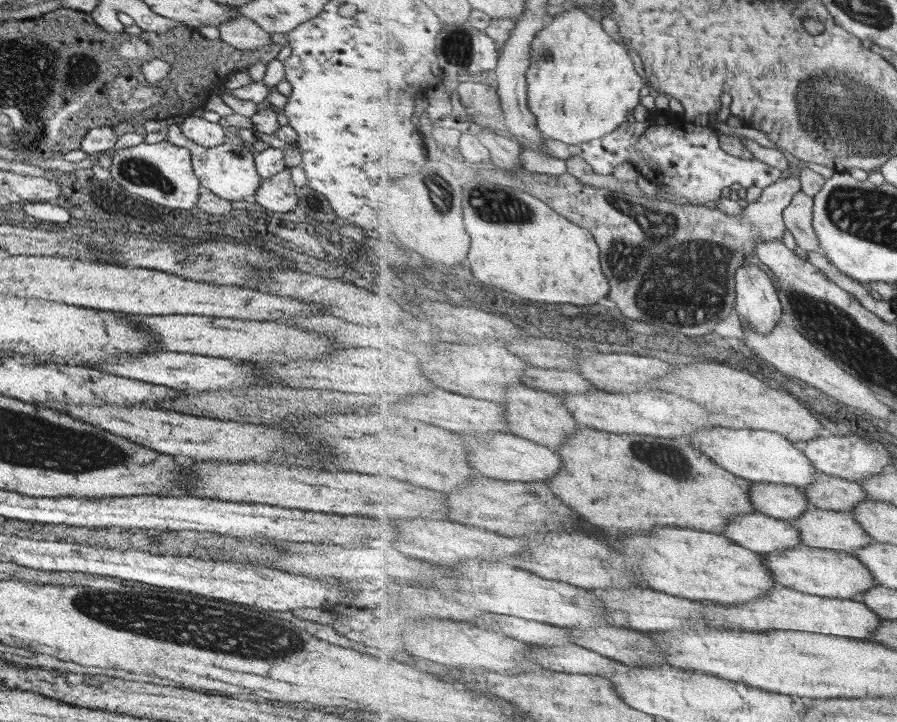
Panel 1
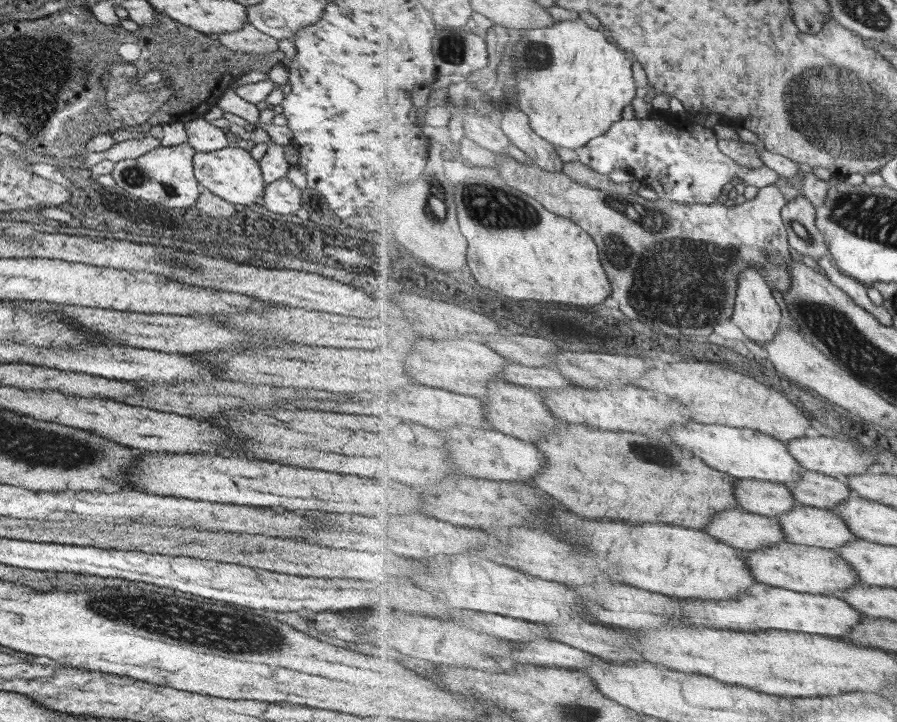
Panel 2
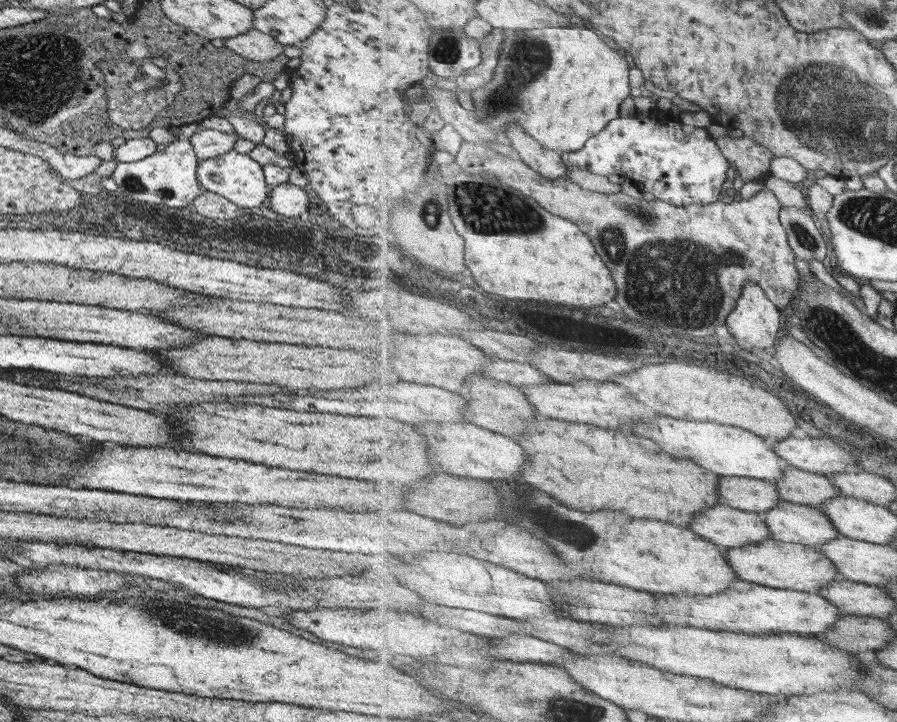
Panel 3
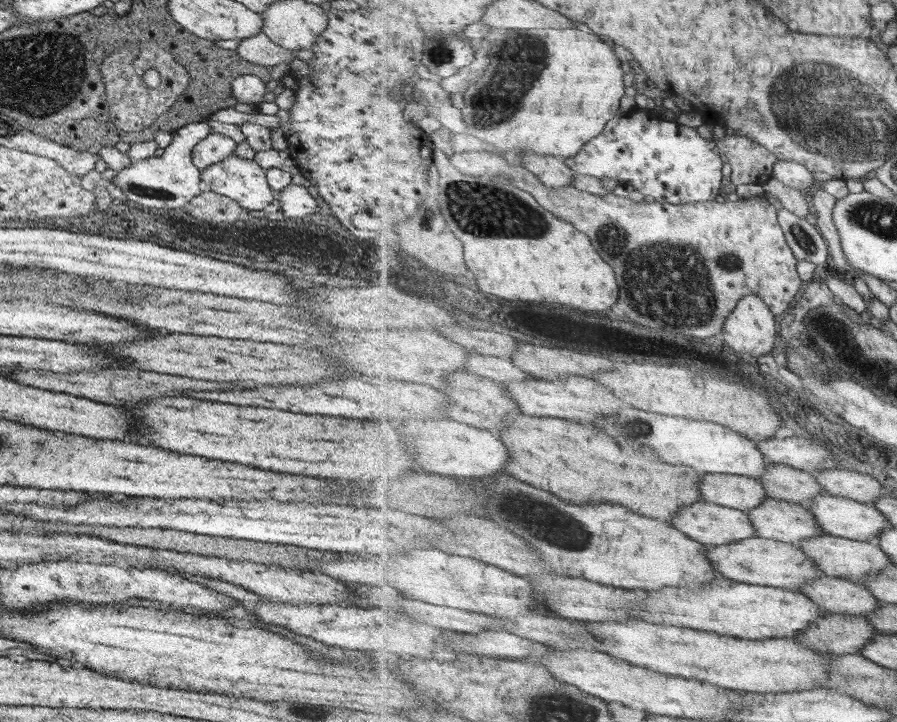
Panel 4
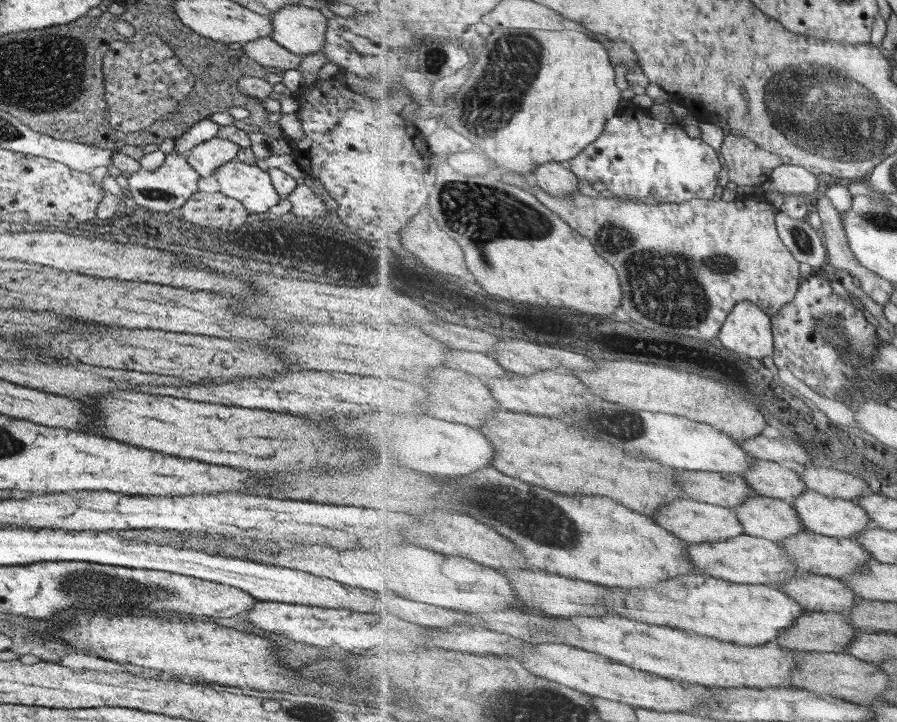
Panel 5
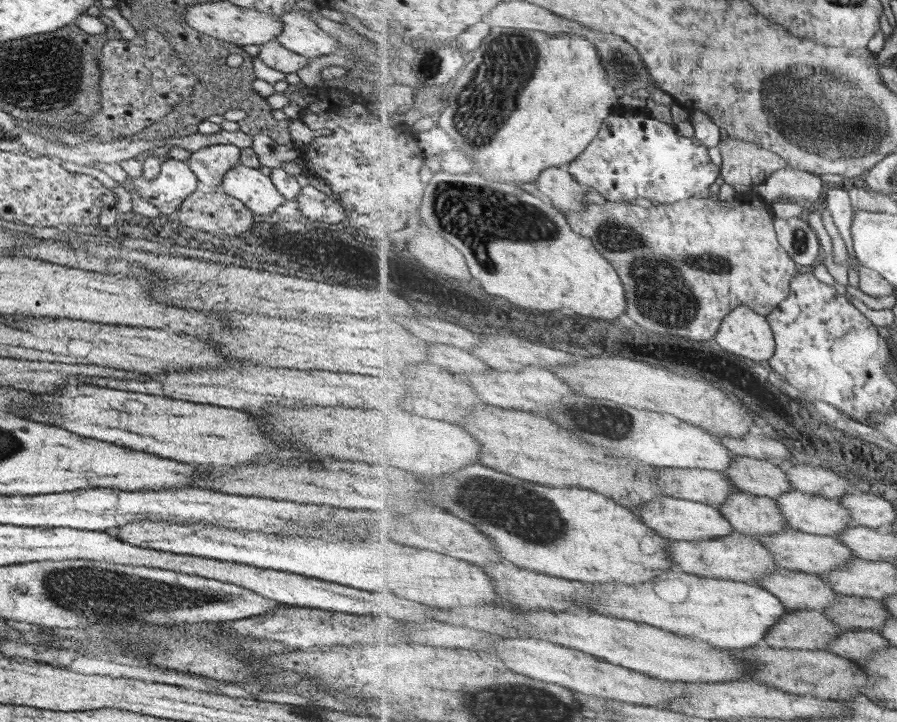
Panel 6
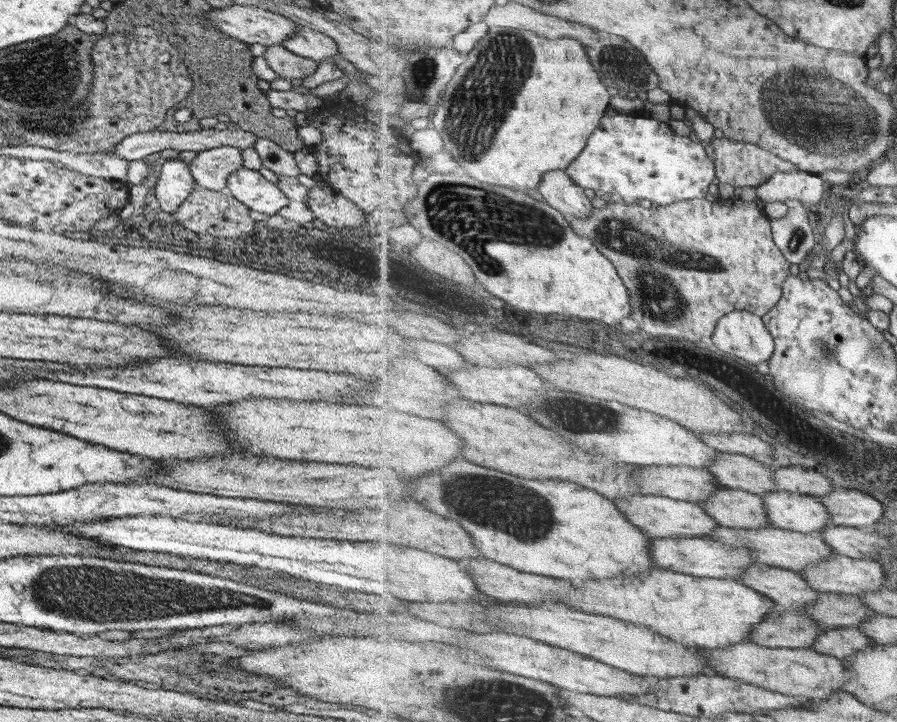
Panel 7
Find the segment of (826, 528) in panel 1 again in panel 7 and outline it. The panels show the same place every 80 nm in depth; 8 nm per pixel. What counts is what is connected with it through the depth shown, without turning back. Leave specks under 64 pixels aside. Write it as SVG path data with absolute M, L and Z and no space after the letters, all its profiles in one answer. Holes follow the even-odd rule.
M720 487L711 498L700 504L721 526L737 529L765 529L771 526L766 502L758 494Z

